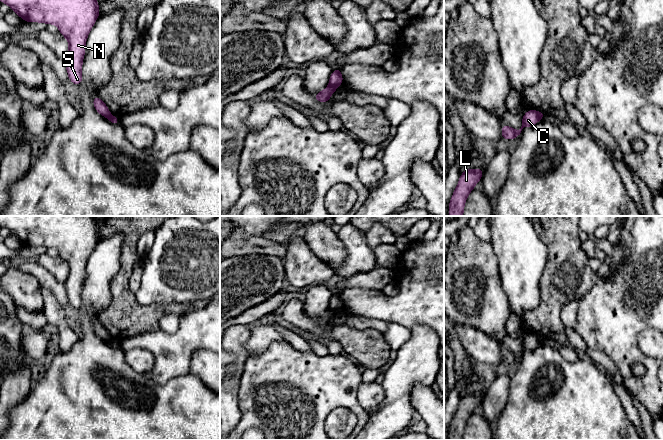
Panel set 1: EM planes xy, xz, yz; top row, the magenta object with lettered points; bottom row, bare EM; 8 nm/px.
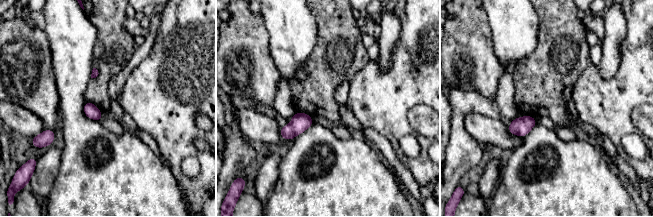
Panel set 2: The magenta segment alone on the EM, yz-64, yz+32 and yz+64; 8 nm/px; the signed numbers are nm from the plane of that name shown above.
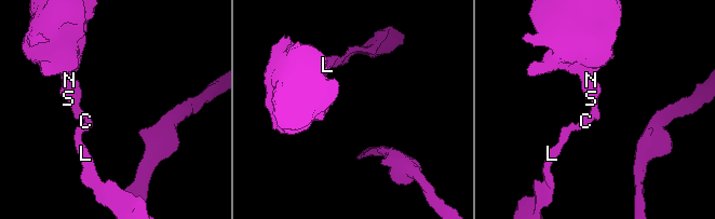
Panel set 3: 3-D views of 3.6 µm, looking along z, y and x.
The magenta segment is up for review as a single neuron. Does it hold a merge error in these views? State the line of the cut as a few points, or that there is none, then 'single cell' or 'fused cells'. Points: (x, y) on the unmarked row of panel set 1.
cut in xz along (330, 308), (335, 312); fused cells

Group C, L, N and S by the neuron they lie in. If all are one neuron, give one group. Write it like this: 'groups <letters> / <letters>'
groups C L / N S

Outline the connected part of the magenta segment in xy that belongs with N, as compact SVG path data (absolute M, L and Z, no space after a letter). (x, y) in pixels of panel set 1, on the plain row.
M0 216L0 225L11 231L26 246L56 248L59 257L69 266L69 275L64 283L69 305L82 308L82 285L85 267L99 241L99 228L92 216Z

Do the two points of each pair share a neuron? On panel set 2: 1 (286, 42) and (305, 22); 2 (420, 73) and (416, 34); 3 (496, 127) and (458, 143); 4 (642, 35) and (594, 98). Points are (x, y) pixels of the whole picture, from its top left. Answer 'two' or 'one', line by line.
1: one
2: one
3: two
4: one

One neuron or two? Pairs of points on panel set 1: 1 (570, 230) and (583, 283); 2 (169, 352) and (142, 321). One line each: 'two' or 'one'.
1: one
2: two

